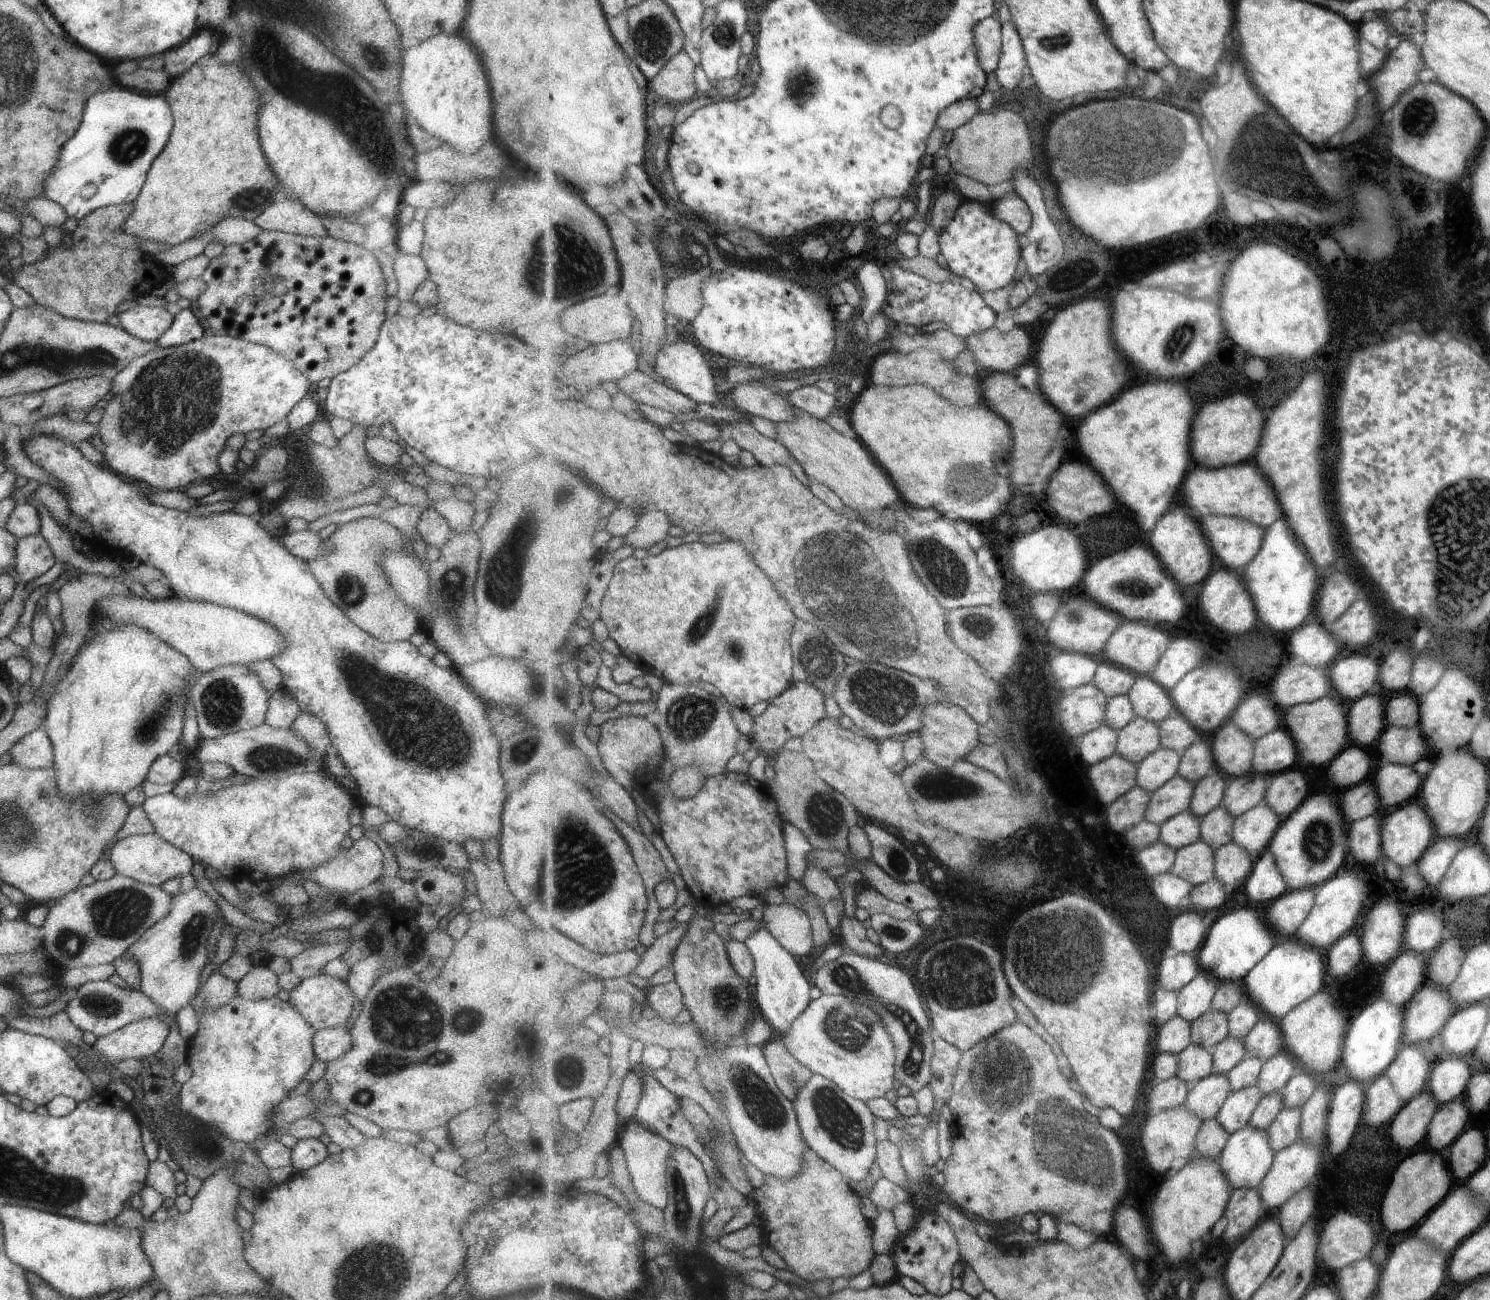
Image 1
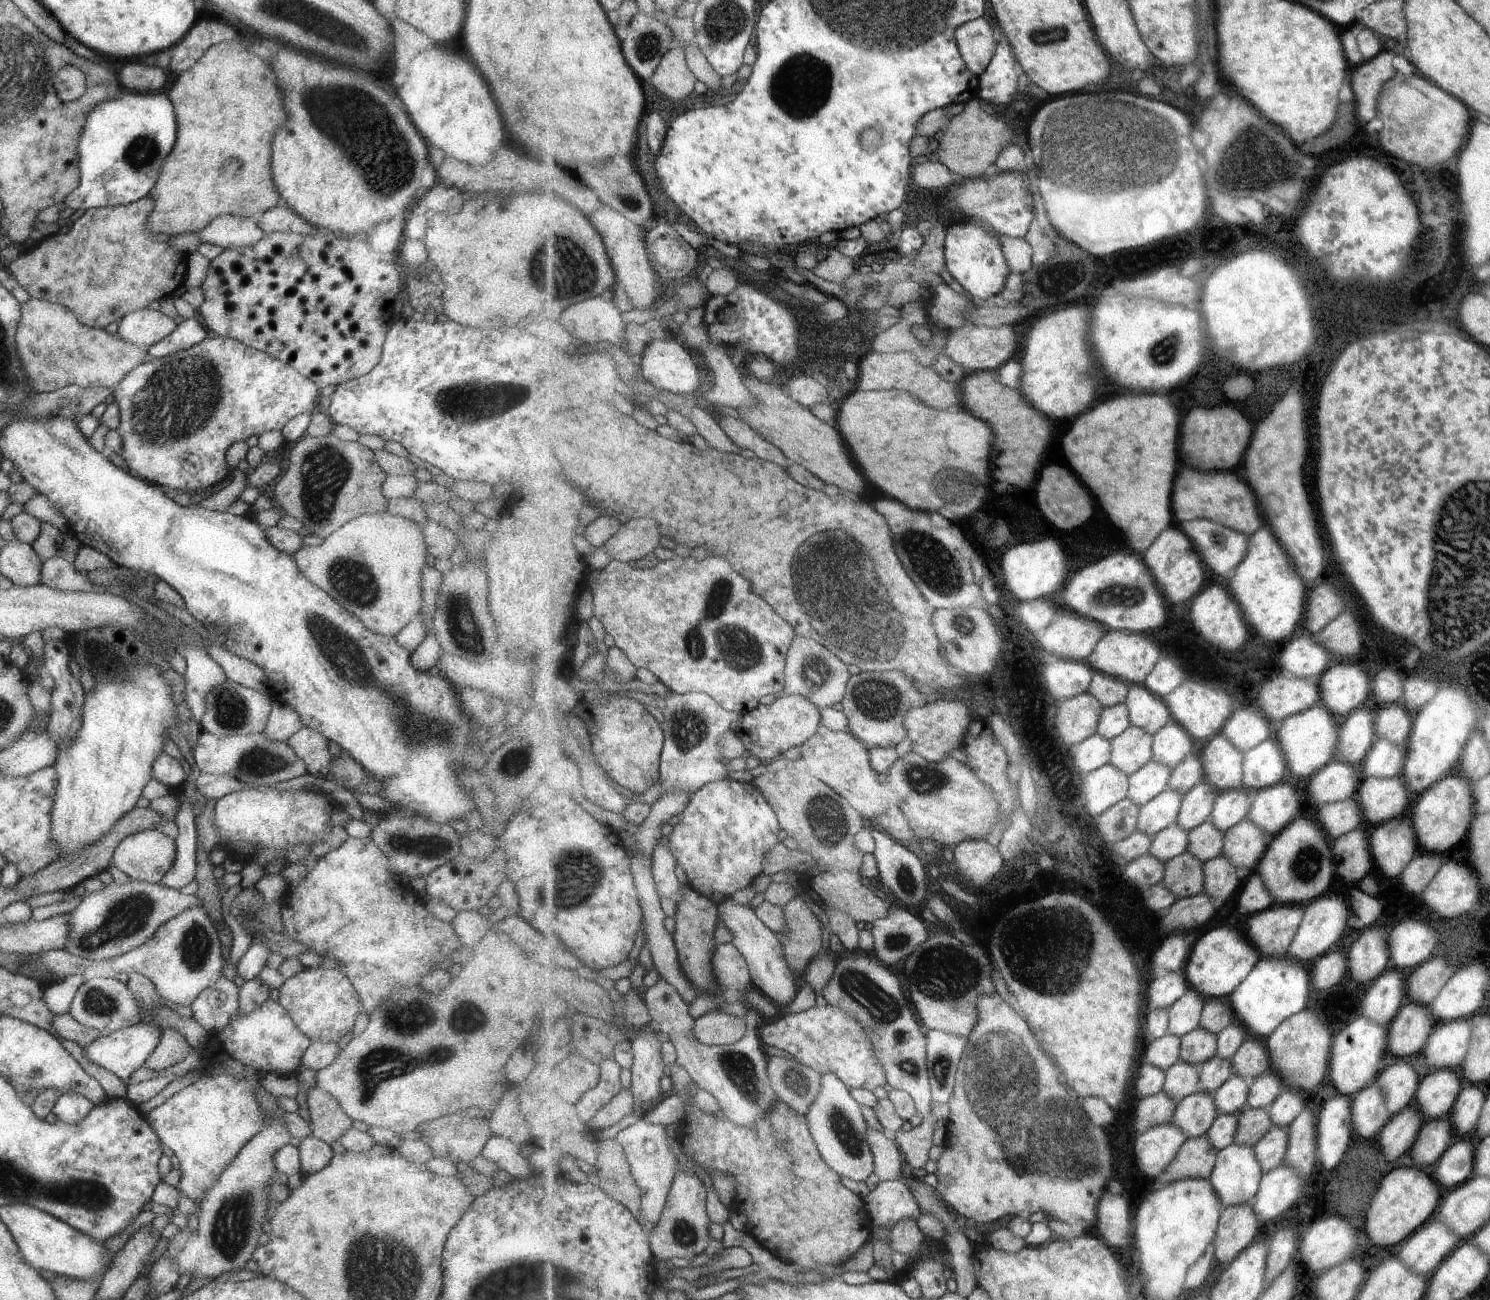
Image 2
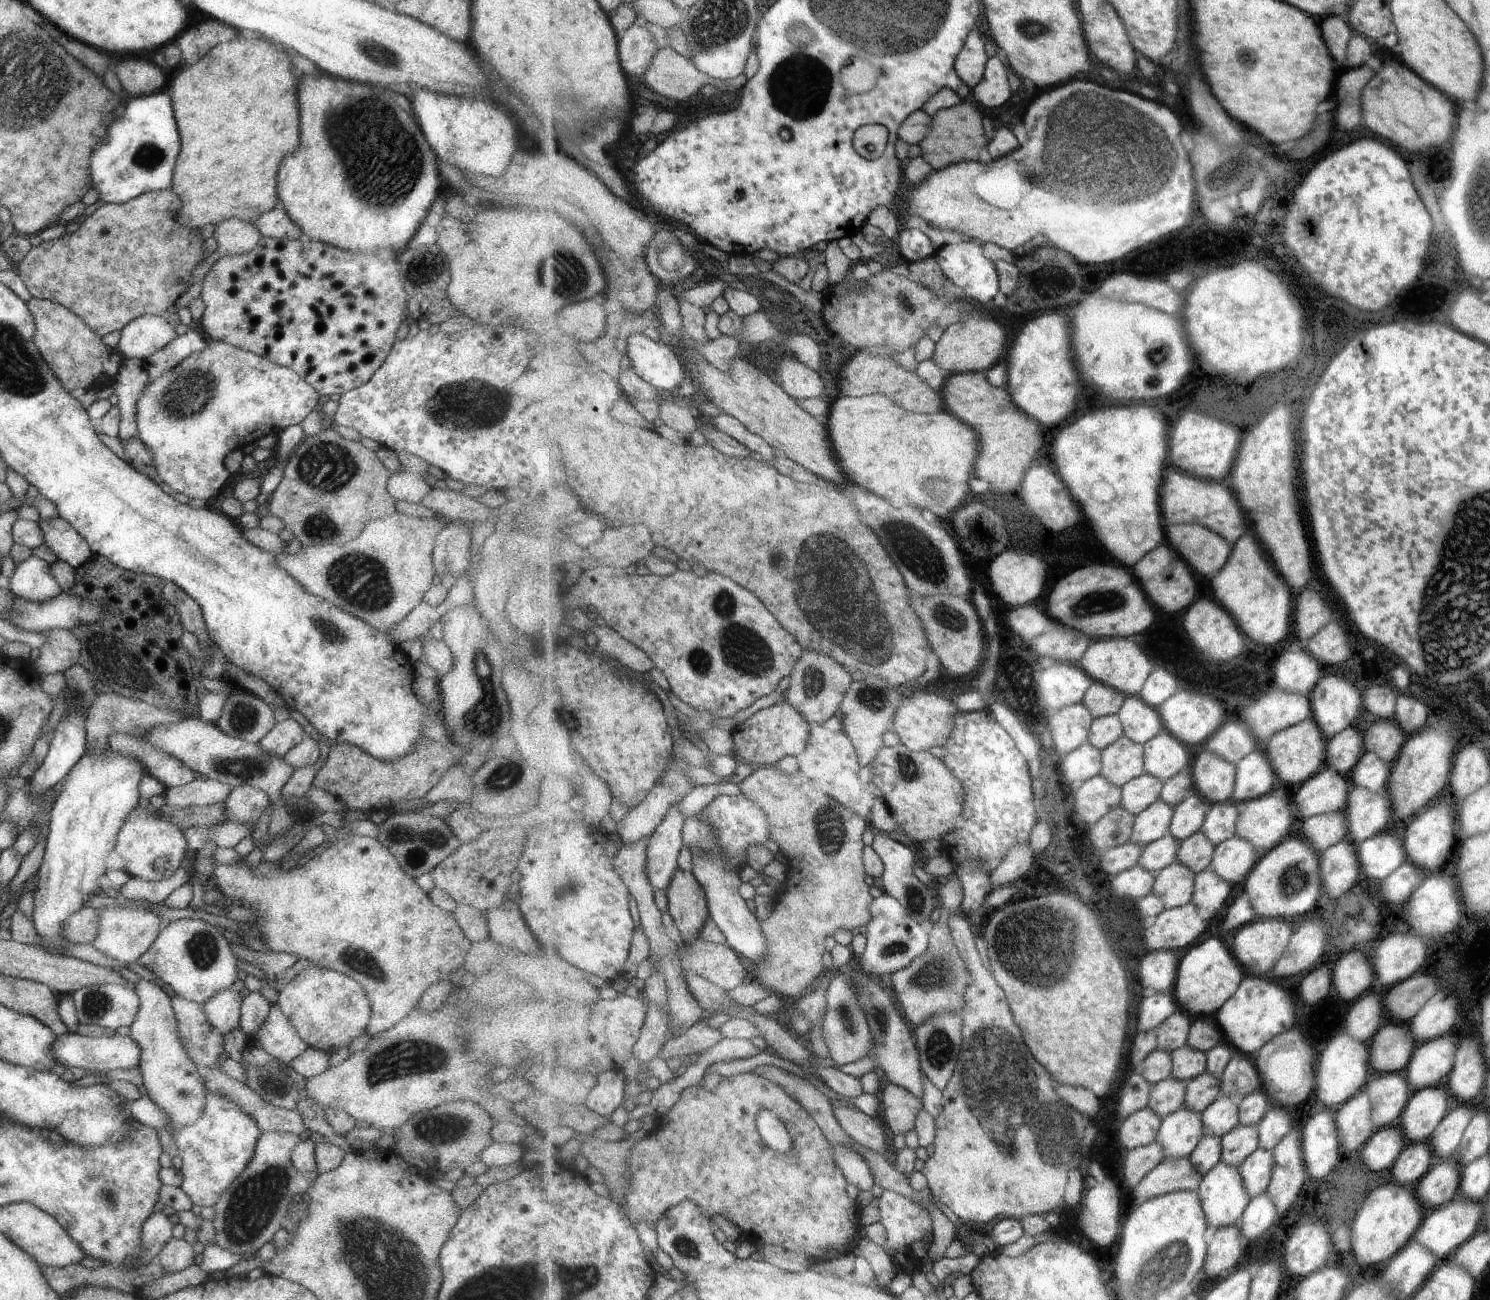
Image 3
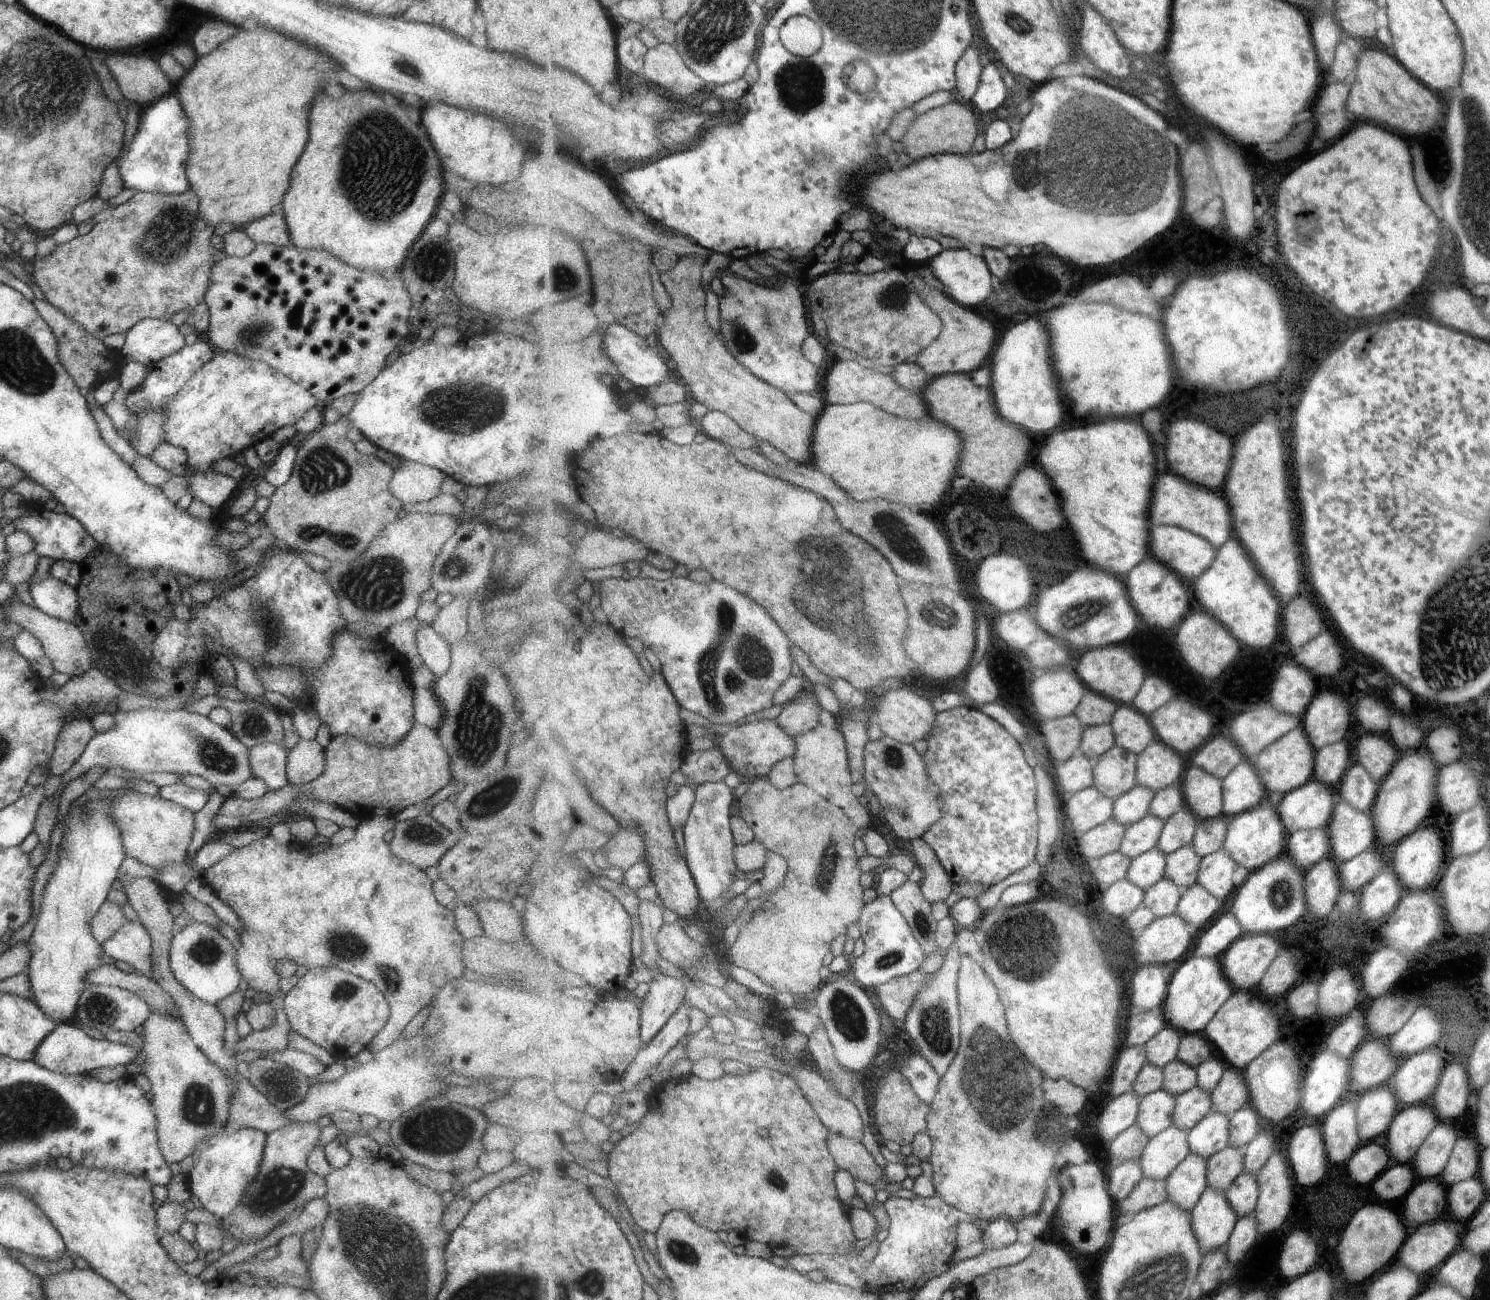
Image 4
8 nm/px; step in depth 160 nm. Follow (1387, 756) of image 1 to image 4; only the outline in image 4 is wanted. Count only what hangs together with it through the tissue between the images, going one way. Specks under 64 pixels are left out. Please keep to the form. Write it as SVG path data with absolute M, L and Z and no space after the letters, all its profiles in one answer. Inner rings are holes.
M1359 763L1346 768L1338 783L1339 800L1350 804L1356 811L1369 810L1373 806L1378 784Z

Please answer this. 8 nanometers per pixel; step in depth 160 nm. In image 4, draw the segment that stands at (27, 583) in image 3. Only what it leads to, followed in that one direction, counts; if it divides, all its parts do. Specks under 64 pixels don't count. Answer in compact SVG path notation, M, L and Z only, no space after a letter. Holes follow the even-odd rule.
M50 574L36 583L29 580L28 593L41 612L68 623L75 620L79 610L76 590L55 580Z

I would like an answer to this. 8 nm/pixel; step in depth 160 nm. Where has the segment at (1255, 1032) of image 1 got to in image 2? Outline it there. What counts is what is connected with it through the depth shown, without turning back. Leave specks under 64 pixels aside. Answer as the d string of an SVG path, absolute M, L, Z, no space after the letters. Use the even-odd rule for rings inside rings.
M1249 1035L1231 1060L1234 1075L1253 1081L1261 1075L1271 1072L1270 1054L1268 1052L1265 1039Z

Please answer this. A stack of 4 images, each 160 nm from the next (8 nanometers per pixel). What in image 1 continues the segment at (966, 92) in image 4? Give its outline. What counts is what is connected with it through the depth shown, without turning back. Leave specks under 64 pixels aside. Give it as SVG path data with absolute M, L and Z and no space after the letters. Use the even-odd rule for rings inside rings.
M989 17L973 27L979 66L987 74L997 70L1001 58L1002 25L997 18Z

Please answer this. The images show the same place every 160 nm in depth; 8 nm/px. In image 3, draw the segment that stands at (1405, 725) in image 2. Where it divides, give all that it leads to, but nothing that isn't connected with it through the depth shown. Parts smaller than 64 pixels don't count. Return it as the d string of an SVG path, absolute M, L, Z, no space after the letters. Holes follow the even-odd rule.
M1377 719L1373 720L1367 732L1364 731L1363 748L1367 749L1367 753L1378 756L1383 765L1389 766L1405 739L1405 733L1401 732L1394 720Z

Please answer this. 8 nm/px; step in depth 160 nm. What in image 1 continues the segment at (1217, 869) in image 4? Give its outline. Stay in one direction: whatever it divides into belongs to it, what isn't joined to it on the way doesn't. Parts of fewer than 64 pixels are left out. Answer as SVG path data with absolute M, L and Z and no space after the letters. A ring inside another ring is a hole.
M1265 803L1235 818L1232 842L1252 858L1259 860L1274 839L1283 819Z

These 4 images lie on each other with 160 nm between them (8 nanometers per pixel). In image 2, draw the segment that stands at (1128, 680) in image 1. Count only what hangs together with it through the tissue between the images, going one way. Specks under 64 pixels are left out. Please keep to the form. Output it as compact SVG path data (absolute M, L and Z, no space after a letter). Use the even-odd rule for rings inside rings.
M1096 670L1088 692L1106 709L1125 703L1129 689L1130 685L1123 679Z

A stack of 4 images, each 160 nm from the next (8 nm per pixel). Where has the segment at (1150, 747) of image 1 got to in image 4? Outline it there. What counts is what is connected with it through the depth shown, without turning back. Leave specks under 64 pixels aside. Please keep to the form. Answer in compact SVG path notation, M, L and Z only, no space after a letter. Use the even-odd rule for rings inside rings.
M1117 744L1095 761L1094 787L1103 796L1118 799L1139 786L1137 782L1138 756Z

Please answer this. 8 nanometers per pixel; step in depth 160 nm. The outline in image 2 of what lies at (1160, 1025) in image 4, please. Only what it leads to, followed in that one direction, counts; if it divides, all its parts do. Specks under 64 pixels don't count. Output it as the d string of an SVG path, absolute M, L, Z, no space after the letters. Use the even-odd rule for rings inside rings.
M1186 966L1183 970L1157 977L1150 983L1146 994L1149 1011L1170 1009L1186 994L1190 984L1186 979L1185 968Z

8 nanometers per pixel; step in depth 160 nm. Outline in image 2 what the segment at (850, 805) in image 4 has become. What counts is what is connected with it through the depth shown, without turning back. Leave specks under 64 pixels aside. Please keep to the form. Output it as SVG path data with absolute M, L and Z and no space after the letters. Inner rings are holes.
M821 724L817 734L802 746L801 753L801 758L805 759L809 772L813 772L827 786L835 788L839 796L843 796L845 800L851 800L851 804L855 804L855 808L859 808L859 812L863 812L862 815L865 818L875 822L876 816L887 812L889 806L896 806L903 810L898 794L890 788L883 776L871 768L868 748L853 734L833 732L828 726Z

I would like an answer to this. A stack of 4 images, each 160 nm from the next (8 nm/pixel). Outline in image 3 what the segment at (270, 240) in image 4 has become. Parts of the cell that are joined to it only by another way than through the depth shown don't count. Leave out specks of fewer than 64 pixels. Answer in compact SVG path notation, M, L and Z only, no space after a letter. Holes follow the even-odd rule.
M273 208L259 215L254 221L257 232L261 237L277 239L299 239L300 228L288 217L283 208Z

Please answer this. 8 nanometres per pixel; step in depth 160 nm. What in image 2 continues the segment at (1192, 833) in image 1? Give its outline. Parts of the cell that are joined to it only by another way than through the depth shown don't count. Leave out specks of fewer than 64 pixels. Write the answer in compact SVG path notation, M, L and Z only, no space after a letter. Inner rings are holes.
M1177 822L1153 837L1149 854L1167 864L1175 857L1187 853L1189 843L1190 832Z

